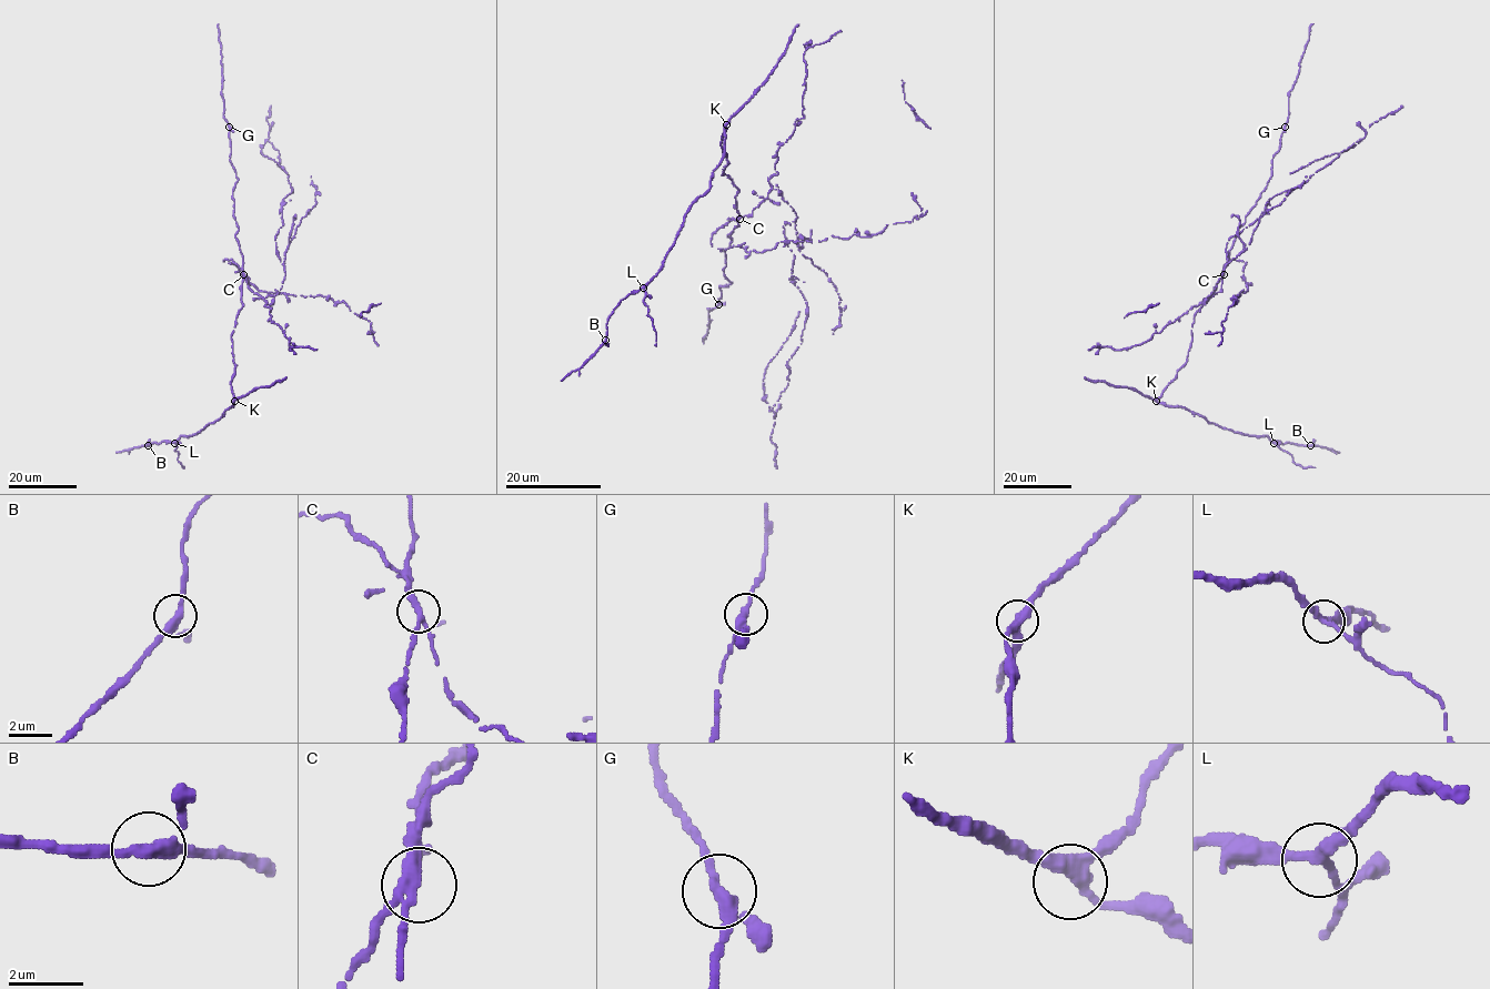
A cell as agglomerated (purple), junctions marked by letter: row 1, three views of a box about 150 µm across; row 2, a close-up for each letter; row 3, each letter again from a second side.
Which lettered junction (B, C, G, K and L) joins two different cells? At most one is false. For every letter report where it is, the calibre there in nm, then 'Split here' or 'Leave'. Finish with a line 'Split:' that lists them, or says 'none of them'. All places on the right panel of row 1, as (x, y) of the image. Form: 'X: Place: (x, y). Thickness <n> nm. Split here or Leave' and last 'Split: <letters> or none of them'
B: Place: (1310, 445). Thickness 260 nm. Leave
C: Place: (1224, 274). Thickness 280 nm. Split here
G: Place: (1285, 127). Thickness 240 nm. Leave
K: Place: (1156, 401). Thickness 320 nm. Leave
L: Place: (1274, 443). Thickness 260 nm. Leave
Split: C

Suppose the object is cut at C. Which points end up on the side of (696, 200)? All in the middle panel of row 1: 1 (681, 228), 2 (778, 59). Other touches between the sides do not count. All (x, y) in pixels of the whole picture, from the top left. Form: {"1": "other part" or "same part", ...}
{"1": "same part", "2": "same part"}

